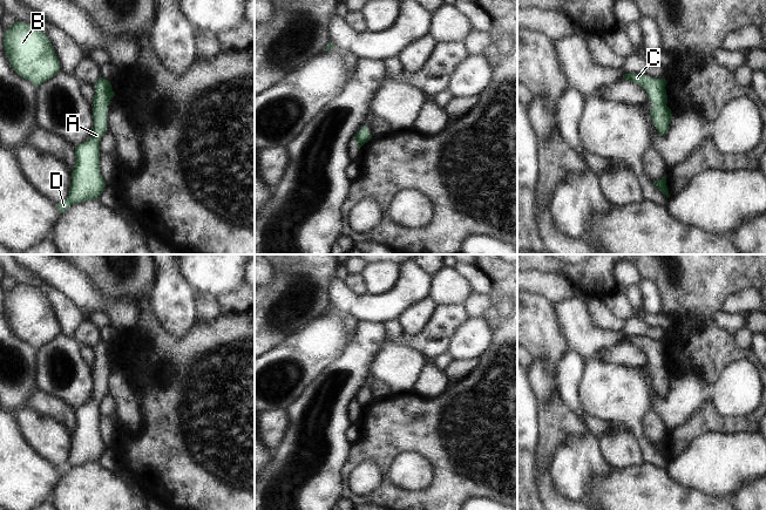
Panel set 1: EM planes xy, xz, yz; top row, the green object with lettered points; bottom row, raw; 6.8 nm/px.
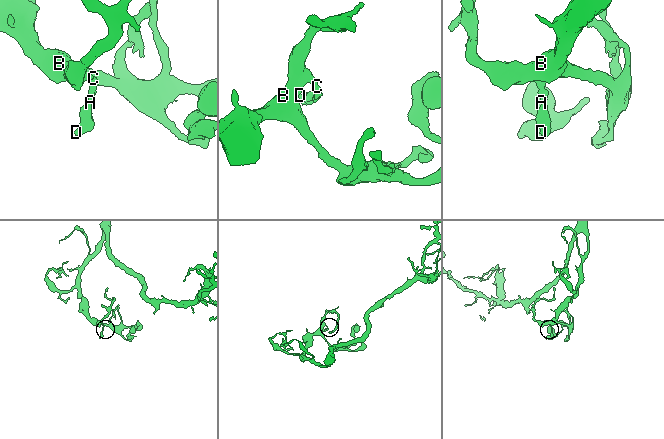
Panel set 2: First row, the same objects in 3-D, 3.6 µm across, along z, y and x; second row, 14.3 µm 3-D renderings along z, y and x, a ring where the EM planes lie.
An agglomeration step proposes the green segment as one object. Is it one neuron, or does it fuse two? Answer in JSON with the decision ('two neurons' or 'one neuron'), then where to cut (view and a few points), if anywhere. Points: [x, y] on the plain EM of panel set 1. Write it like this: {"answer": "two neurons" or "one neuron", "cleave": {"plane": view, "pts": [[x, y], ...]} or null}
{"answer": "one neuron", "cleave": null}

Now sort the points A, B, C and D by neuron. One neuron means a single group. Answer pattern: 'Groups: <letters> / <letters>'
Groups: A B C D

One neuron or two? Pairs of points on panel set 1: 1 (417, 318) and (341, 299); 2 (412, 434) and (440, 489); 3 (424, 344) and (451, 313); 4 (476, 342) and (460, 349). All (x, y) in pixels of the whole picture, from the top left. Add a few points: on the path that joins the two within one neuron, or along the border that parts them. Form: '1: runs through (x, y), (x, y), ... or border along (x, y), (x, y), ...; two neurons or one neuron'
1: border along (425, 299), (411, 305), (397, 319); two neurons
2: runs through (426, 447), (440, 461), (440, 475); one neuron
3: runs through (431, 337), (445, 320); one neuron
4: runs through (473, 342), (468, 342), (463, 347); one neuron

